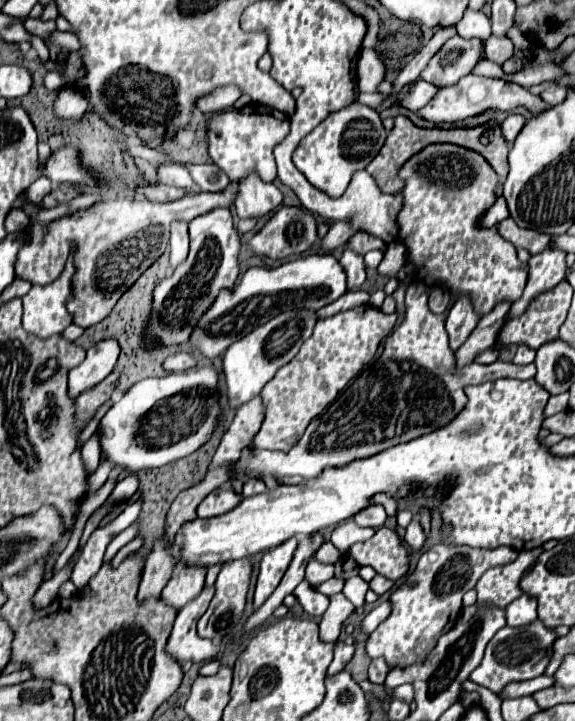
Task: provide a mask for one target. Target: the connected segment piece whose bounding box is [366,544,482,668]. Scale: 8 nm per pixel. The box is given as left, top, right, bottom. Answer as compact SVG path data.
M436 544L424 552L416 570L390 596L392 614L368 638L366 652L370 658L384 656L390 668L406 668L424 660L436 646L438 638L448 632L460 614L464 592L472 590L482 576L482 550L470 546Z

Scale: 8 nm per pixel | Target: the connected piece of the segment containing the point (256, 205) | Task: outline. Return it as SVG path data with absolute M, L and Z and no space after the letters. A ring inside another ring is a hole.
M250 172L240 180L240 188L236 192L236 212L240 218L260 218L272 212L282 204L282 192L274 184L262 182L256 172Z

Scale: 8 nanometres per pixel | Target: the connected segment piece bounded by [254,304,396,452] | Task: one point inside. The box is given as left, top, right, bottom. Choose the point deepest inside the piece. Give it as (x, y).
(341, 345)

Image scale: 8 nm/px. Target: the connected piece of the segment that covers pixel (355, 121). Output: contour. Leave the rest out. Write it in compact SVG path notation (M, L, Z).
M350 104L338 112L332 112L320 126L316 126L294 150L292 162L310 180L312 186L320 188L330 198L338 198L350 184L352 174L364 170L380 152L384 140L386 130L378 112L362 104Z

